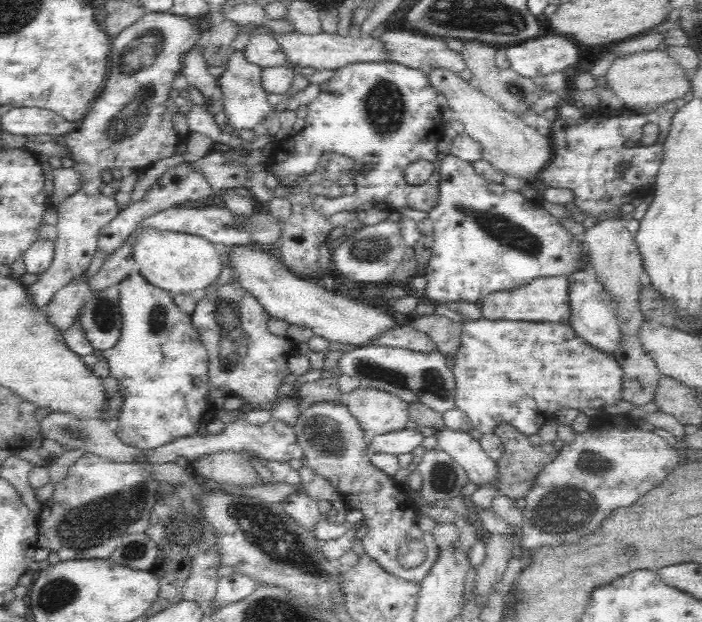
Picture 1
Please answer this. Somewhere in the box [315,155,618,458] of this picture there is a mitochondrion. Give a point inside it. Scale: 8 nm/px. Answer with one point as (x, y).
(499, 227)

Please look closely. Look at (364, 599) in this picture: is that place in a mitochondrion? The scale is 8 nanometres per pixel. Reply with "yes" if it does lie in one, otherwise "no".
yes

